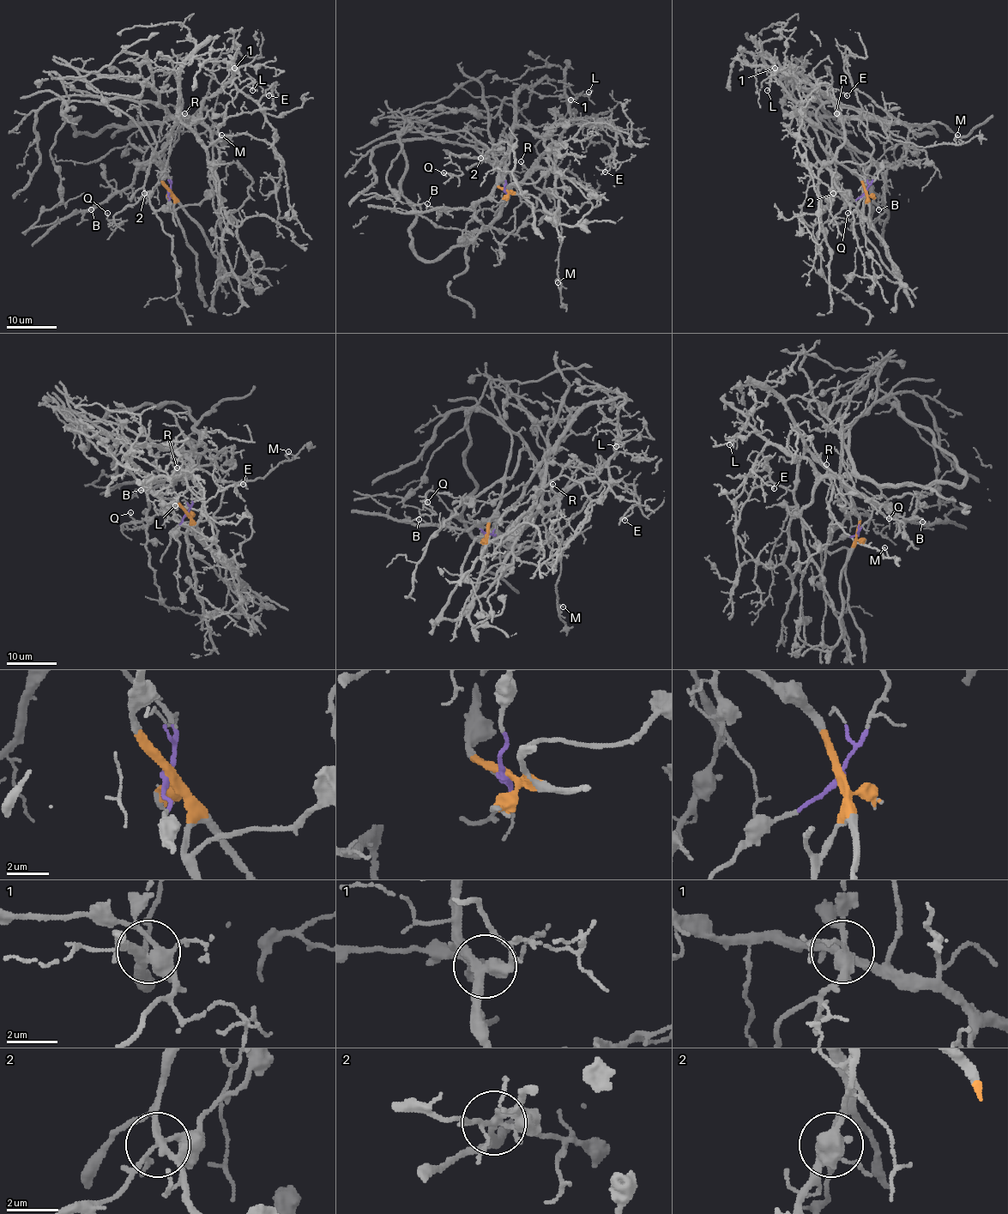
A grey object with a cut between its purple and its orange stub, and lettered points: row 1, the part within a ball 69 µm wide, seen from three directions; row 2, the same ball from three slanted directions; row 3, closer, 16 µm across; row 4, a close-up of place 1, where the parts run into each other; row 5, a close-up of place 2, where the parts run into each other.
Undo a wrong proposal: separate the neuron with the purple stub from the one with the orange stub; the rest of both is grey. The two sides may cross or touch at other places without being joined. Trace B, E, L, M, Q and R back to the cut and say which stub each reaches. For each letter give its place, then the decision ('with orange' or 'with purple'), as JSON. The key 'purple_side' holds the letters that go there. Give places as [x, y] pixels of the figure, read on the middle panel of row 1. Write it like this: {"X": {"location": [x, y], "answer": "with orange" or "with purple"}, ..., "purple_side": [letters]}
{"B": {"location": [427, 203], "answer": "with purple"}, "E": {"location": [605, 172], "answer": "with orange"}, "L": {"location": [588, 92], "answer": "with purple"}, "M": {"location": [558, 282], "answer": "with orange"}, "Q": {"location": [443, 172], "answer": "with purple"}, "R": {"location": [521, 161], "answer": "with orange"}, "purple_side": ["B", "L", "Q"]}

